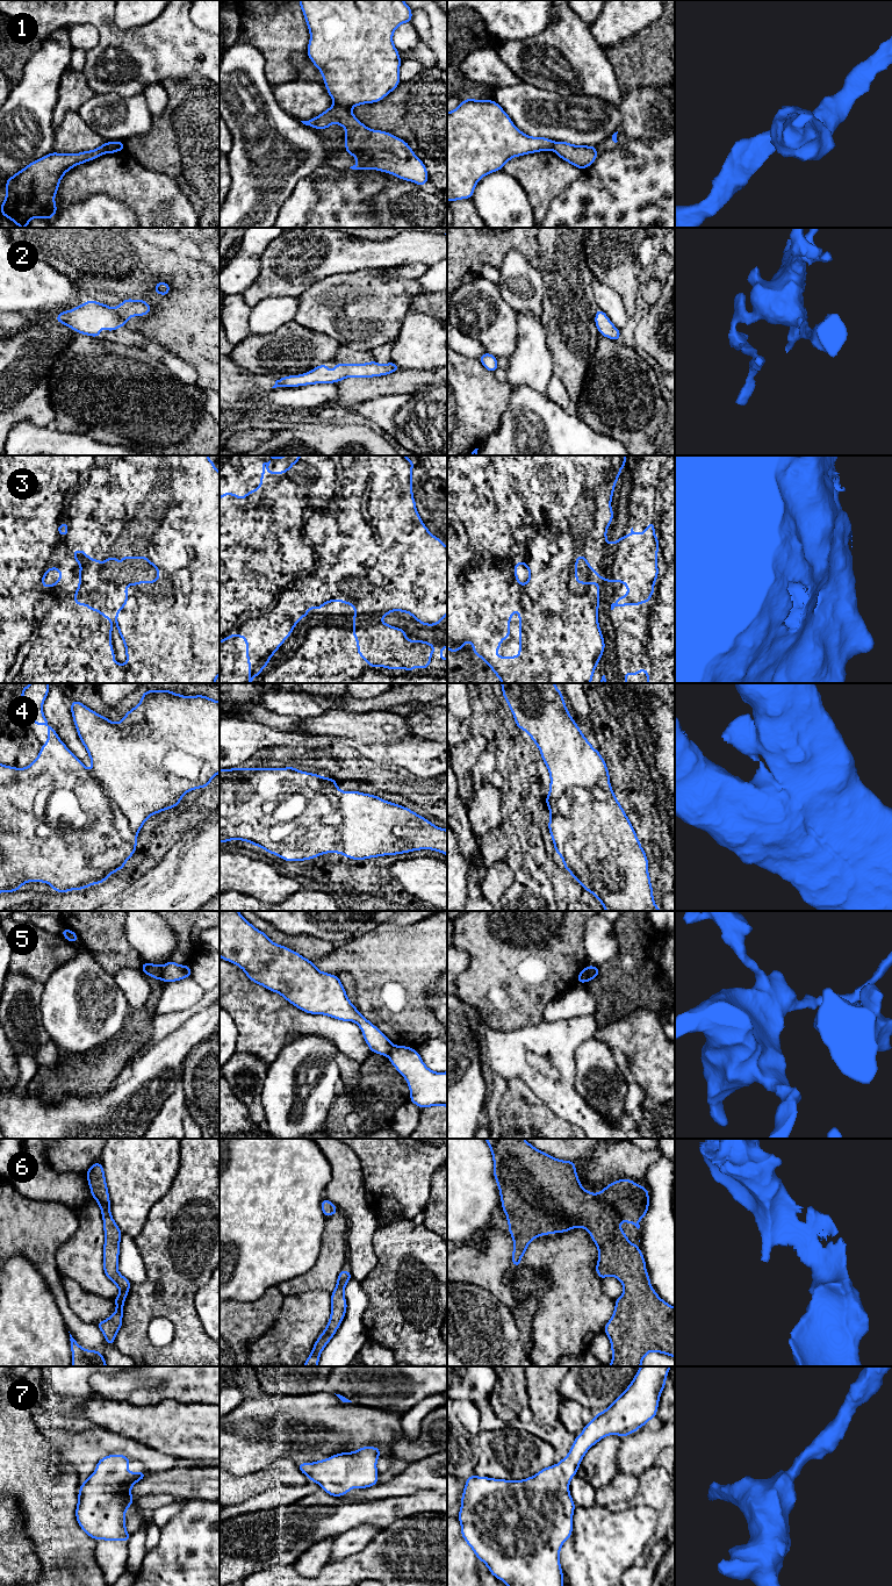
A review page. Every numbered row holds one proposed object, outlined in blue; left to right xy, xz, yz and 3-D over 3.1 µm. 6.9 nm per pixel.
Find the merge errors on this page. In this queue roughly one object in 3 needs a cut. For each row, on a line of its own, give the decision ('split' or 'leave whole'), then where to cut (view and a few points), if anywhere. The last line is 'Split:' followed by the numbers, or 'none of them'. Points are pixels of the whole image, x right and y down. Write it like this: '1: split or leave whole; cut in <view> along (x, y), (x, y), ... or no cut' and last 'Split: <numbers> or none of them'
1: split; cut in xz along (335, 103), (350, 108)
2: leave whole; no cut
3: split; cut in xz along (354, 602), (373, 591), (375, 594), (375, 608), (389, 612)
4: split; cut in xz along (323, 777), (335, 809), (323, 820), (338, 827), (342, 853)
5: split; cut in xy along (160, 967), (160, 976), (163, 978)
6: leave whole; no cut
7: leave whole; no cut
Split: 1, 3, 4, 5

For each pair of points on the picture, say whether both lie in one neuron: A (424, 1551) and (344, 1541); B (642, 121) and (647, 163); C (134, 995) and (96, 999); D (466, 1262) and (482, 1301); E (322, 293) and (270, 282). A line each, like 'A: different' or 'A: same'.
A: different
B: different
C: different
D: different
E: different

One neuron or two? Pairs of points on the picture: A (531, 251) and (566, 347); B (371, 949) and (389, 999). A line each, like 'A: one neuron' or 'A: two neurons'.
A: two neurons
B: one neuron

